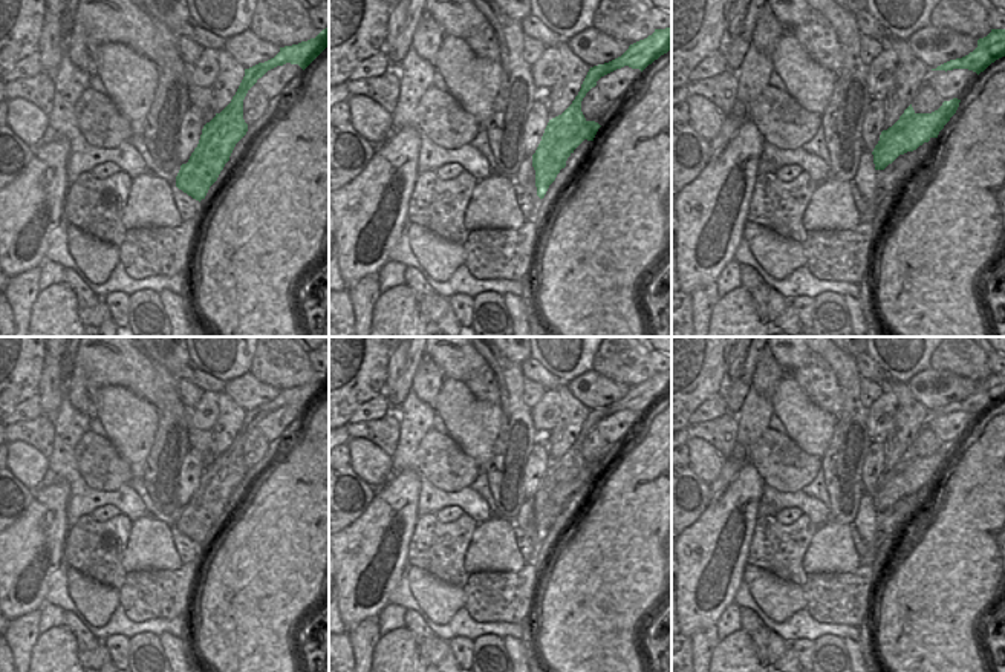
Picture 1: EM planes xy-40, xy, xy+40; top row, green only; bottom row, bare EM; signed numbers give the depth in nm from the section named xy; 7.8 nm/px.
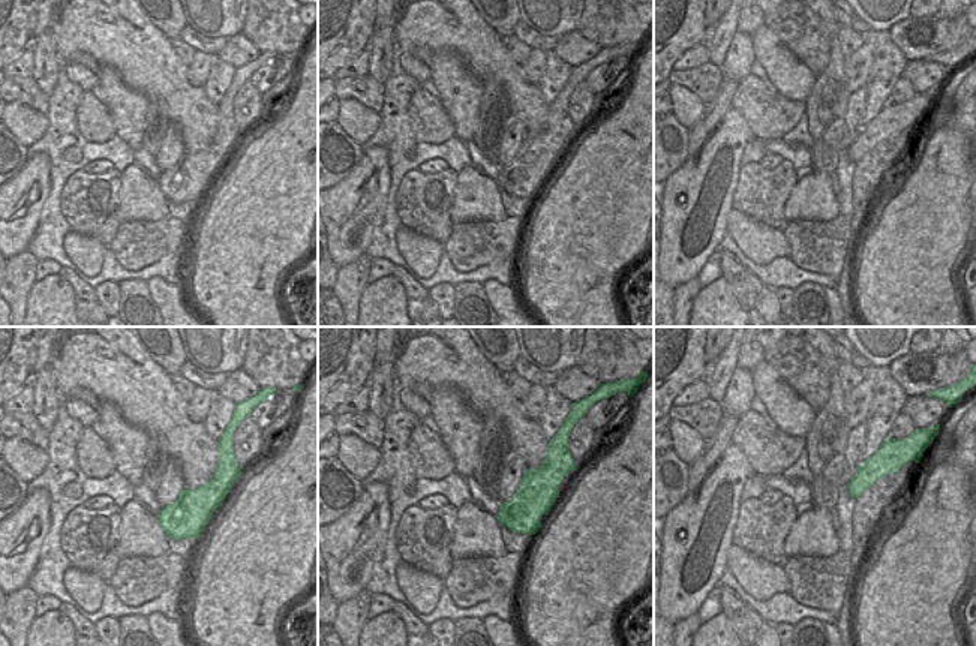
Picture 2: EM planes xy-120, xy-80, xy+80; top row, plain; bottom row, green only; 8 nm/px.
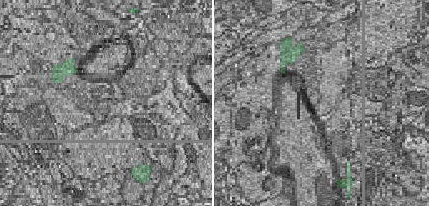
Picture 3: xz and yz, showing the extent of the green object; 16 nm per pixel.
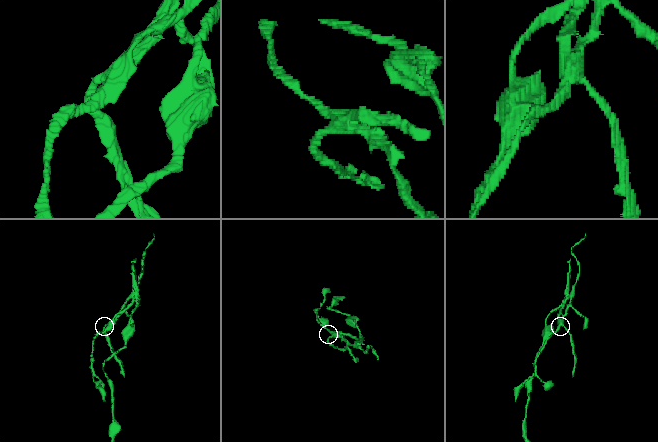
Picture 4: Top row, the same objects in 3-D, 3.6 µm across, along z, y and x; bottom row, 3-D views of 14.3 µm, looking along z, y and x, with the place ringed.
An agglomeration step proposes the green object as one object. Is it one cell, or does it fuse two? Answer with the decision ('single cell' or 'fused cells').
fused cells

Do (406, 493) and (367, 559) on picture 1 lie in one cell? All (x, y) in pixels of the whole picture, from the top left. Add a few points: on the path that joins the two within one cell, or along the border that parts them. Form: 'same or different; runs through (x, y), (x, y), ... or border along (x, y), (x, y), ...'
same; runs through (393, 510), (377, 542)

